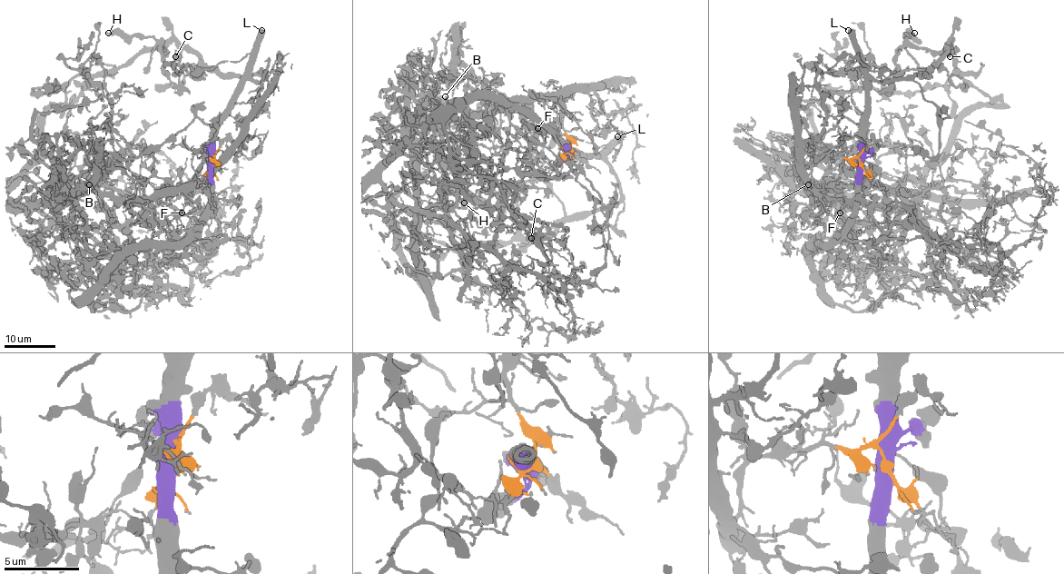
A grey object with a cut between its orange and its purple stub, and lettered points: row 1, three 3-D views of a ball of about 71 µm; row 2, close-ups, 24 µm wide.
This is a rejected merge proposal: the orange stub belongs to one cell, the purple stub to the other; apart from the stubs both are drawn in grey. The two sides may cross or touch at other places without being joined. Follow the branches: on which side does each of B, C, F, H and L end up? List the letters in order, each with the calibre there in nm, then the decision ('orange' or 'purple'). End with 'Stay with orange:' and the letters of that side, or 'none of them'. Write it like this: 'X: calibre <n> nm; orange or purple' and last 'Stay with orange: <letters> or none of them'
B: calibre 150 nm; orange
C: calibre 550 nm; purple
F: calibre 400 nm; orange
H: calibre 280 nm; purple
L: calibre 550 nm; purple
Stay with orange: B, F

